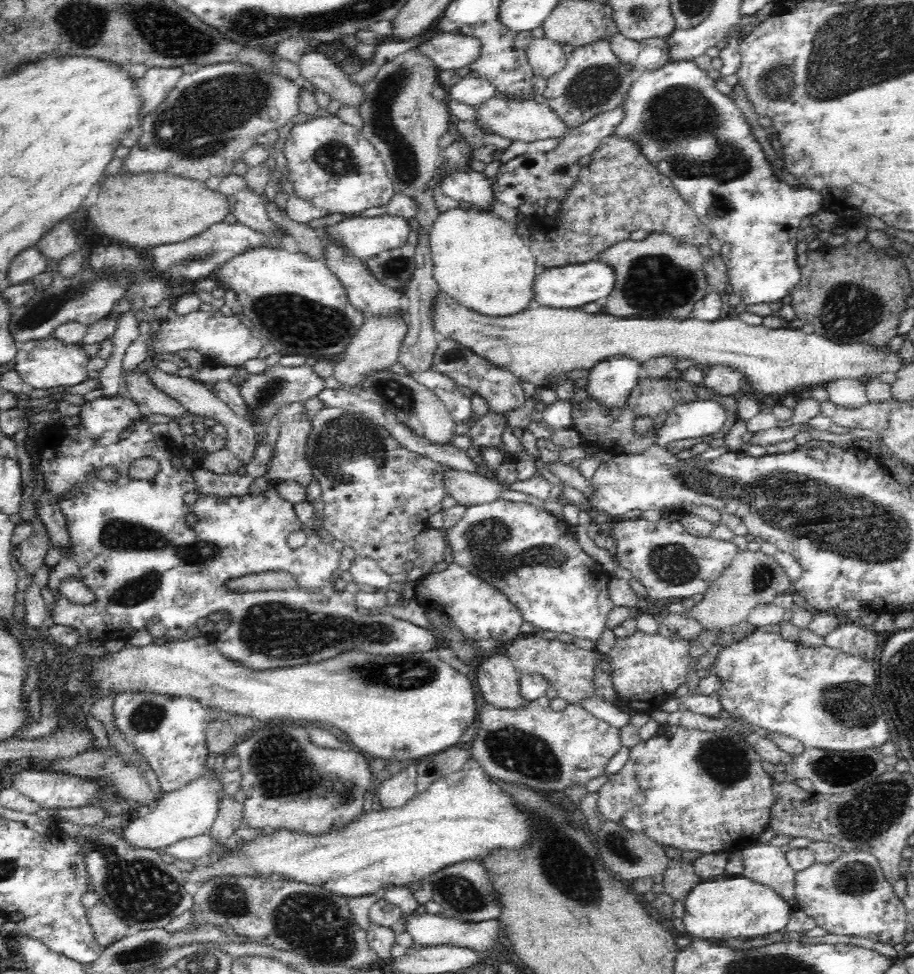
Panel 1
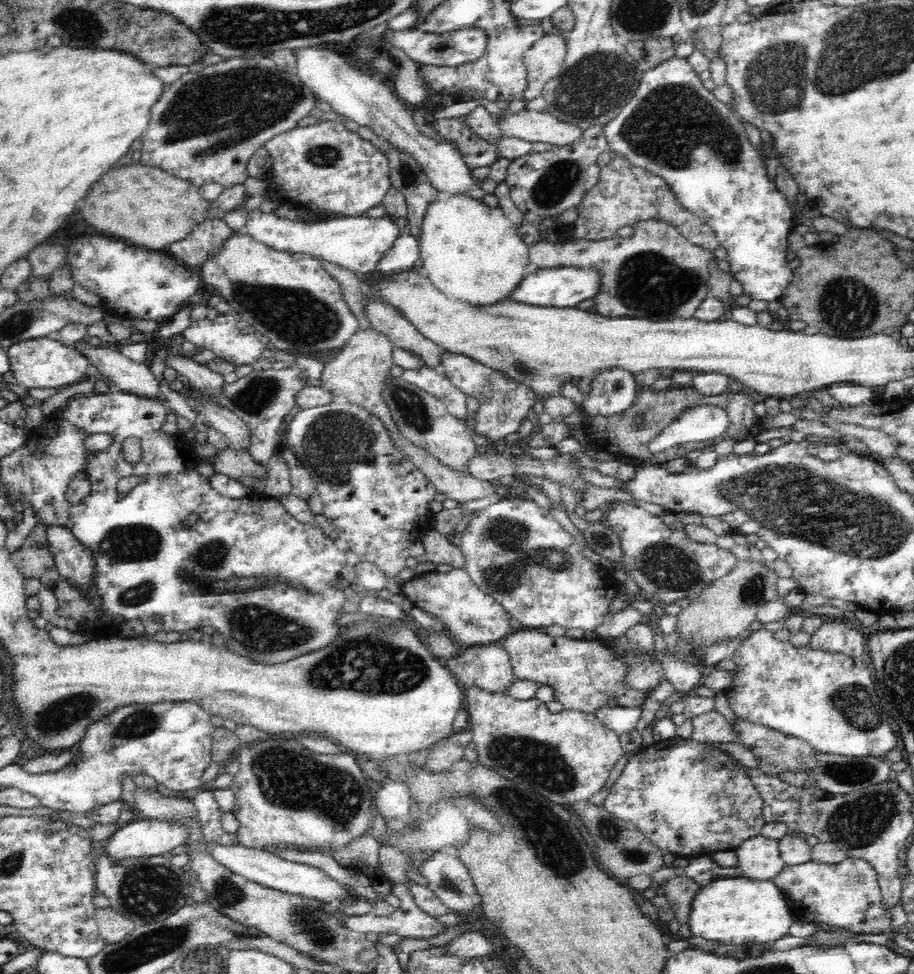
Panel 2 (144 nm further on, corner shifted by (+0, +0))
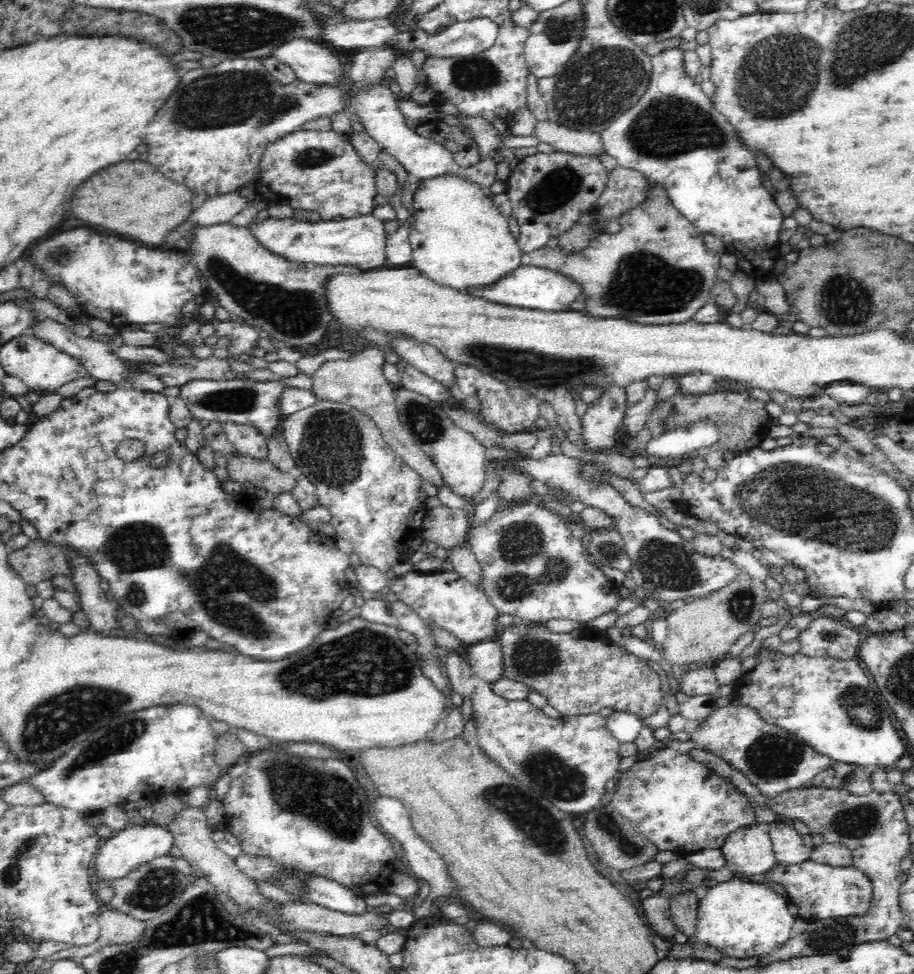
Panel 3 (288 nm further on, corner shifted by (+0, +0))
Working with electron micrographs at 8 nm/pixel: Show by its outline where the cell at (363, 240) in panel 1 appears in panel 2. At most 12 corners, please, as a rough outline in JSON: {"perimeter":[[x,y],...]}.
{"perimeter":[[246,208],[244,234],[374,274],[402,236],[390,218],[316,224]]}

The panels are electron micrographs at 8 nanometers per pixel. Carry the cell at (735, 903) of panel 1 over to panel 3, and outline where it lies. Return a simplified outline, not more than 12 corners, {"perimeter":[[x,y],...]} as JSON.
{"perimeter":[[768,884],[702,892],[696,938],[728,958],[768,956],[796,916]]}

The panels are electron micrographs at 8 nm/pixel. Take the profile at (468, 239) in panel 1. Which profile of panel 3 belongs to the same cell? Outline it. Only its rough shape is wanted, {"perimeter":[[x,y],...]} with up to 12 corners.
{"perimeter":[[460,178],[424,180],[412,268],[482,294],[522,268],[508,218]]}

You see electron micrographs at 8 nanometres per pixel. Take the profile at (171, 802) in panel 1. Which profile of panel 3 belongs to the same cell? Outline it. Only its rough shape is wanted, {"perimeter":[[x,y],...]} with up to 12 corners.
{"perimeter":[[136,820],[112,832],[94,870],[118,878],[168,856],[176,844],[166,826]]}

